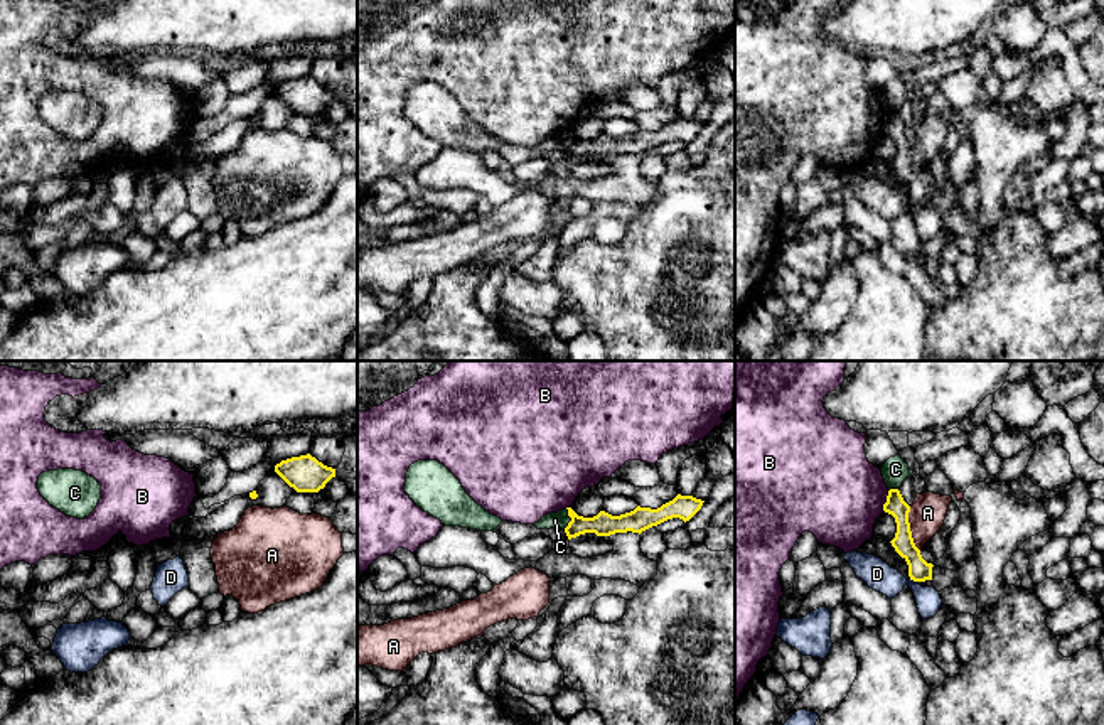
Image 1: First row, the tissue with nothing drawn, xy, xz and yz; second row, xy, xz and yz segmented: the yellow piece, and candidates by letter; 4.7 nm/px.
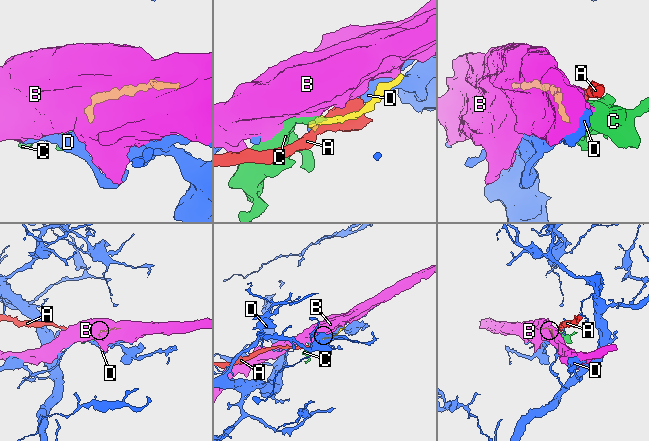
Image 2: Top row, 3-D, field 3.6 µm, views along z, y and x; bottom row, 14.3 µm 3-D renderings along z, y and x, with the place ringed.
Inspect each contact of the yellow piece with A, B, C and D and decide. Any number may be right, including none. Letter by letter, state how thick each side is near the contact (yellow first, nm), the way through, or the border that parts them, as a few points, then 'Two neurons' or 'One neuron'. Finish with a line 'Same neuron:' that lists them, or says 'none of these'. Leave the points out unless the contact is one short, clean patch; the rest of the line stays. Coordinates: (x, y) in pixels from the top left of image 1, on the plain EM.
A: Thickness 110 nm (yellow) against 170 nm. Two neurons
B: Thickness 100 nm (yellow) against 440 nm. Boundary: yz (889, 113), (882, 132). Two neurons
C: Thickness 110 nm (yellow) against 80 nm. Boundary: xz (567, 130), (570, 144), (563, 150). Two neurons
D: Thickness 110 nm (yellow) against 140 nm. Boundary: yz (911, 201), (914, 204). Two neurons
Same neuron: none of these

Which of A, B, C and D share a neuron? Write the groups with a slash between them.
A / B / C D

